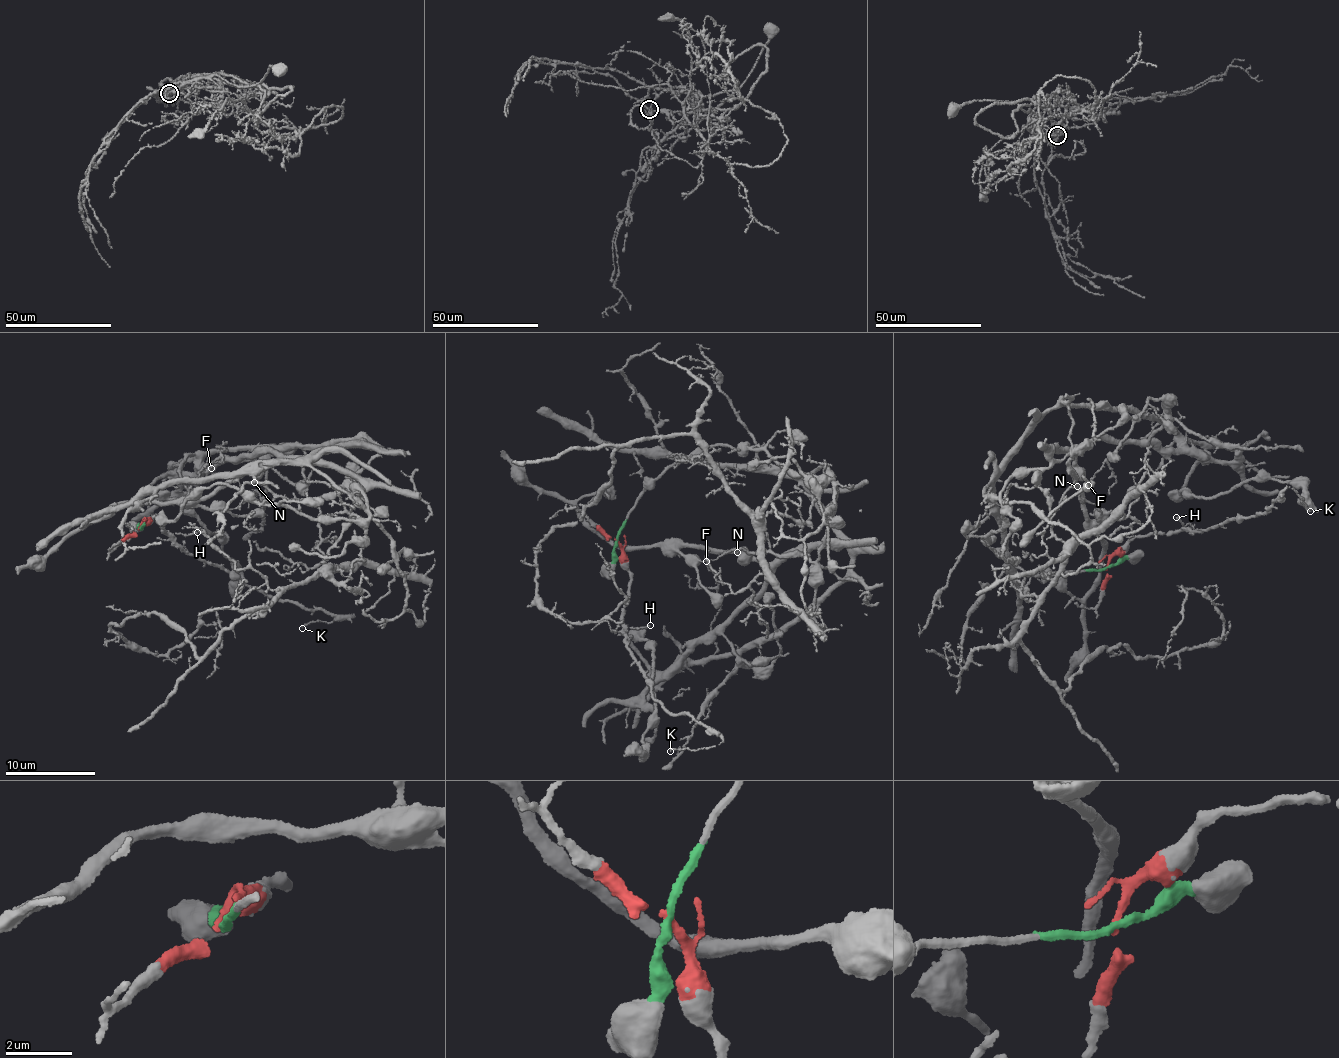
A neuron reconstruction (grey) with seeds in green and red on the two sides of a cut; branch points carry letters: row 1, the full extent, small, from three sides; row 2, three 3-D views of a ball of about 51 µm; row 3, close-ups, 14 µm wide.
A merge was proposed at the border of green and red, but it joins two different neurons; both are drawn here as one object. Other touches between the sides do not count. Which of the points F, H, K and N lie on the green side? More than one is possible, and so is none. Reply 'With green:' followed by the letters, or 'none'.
With green: F, N

